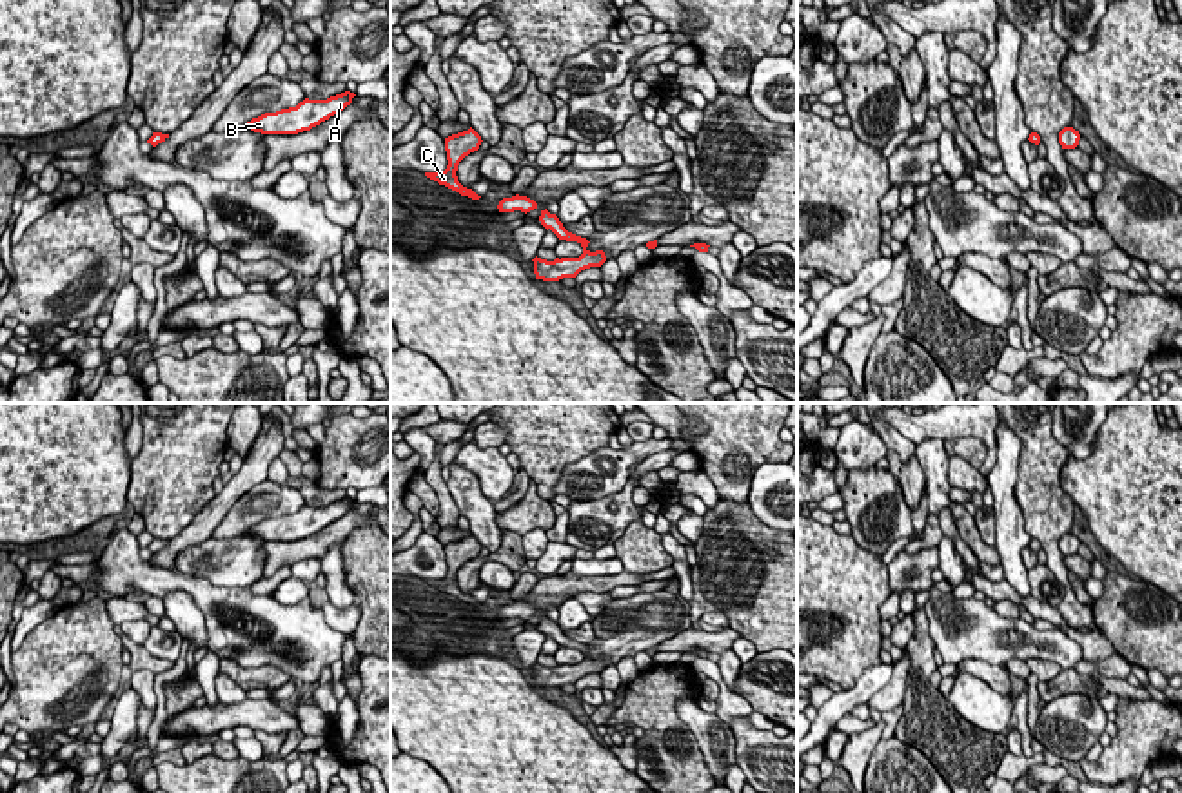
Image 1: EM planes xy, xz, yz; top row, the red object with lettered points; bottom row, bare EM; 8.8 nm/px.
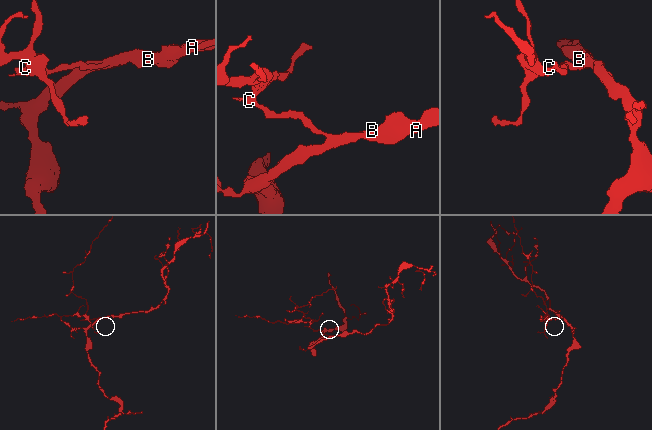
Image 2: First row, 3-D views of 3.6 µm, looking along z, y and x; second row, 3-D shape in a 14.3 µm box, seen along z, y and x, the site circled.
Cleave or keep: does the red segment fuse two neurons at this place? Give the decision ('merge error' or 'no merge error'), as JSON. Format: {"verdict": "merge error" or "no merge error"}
{"verdict": "no merge error"}

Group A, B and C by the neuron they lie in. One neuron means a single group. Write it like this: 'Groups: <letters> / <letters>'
Groups: A B C

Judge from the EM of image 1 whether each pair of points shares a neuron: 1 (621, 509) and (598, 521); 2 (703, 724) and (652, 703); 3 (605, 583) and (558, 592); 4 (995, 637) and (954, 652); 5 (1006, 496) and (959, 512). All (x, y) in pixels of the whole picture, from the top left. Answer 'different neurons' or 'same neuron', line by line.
1: same neuron
2: different neurons
3: same neuron
4: same neuron
5: different neurons

